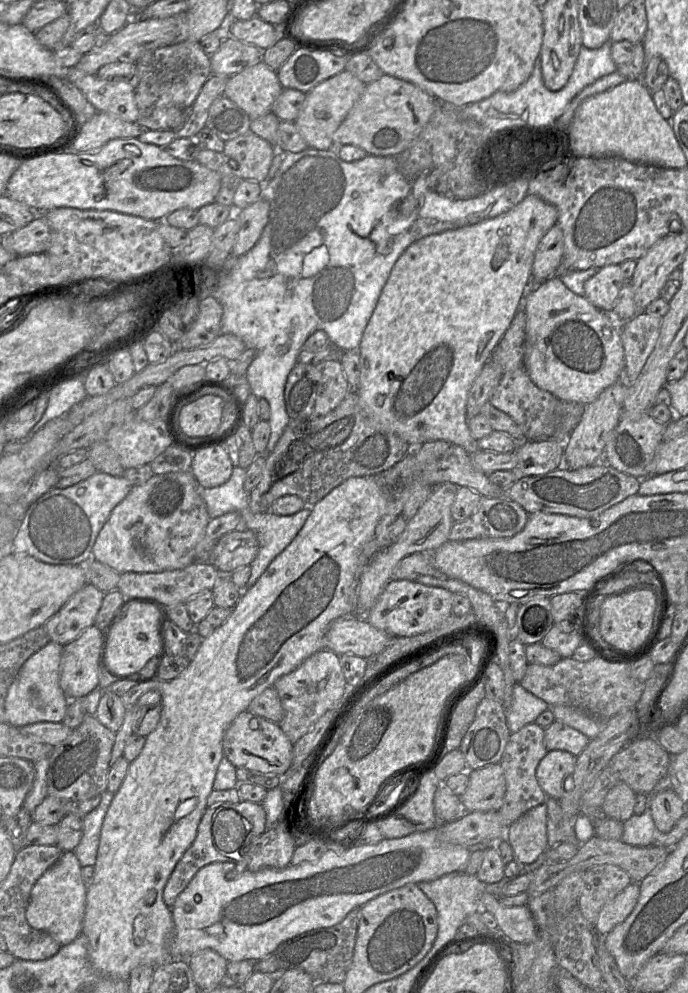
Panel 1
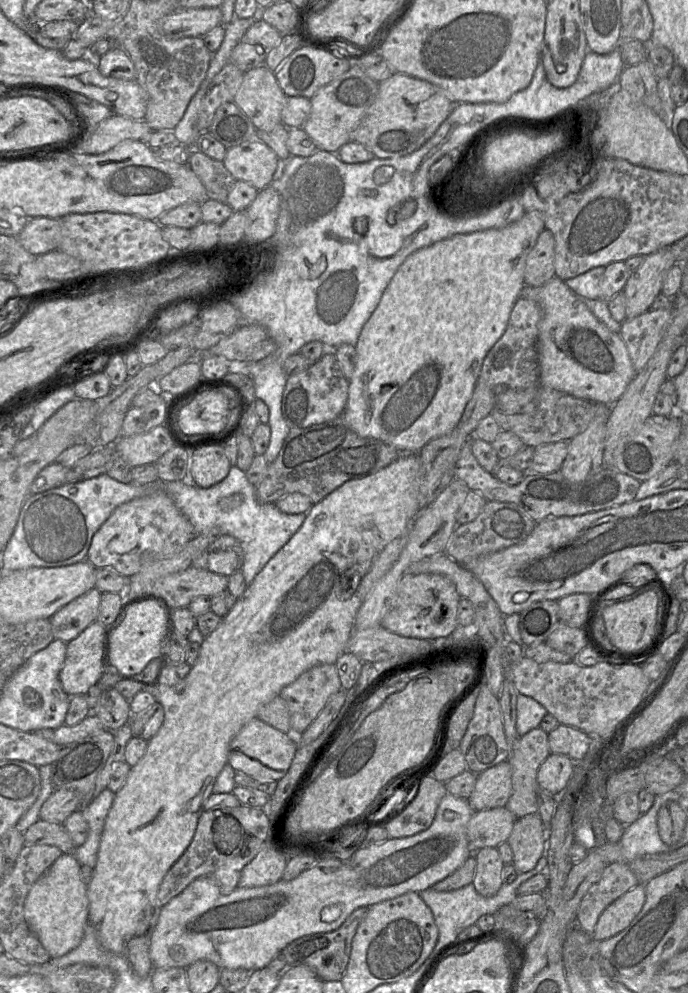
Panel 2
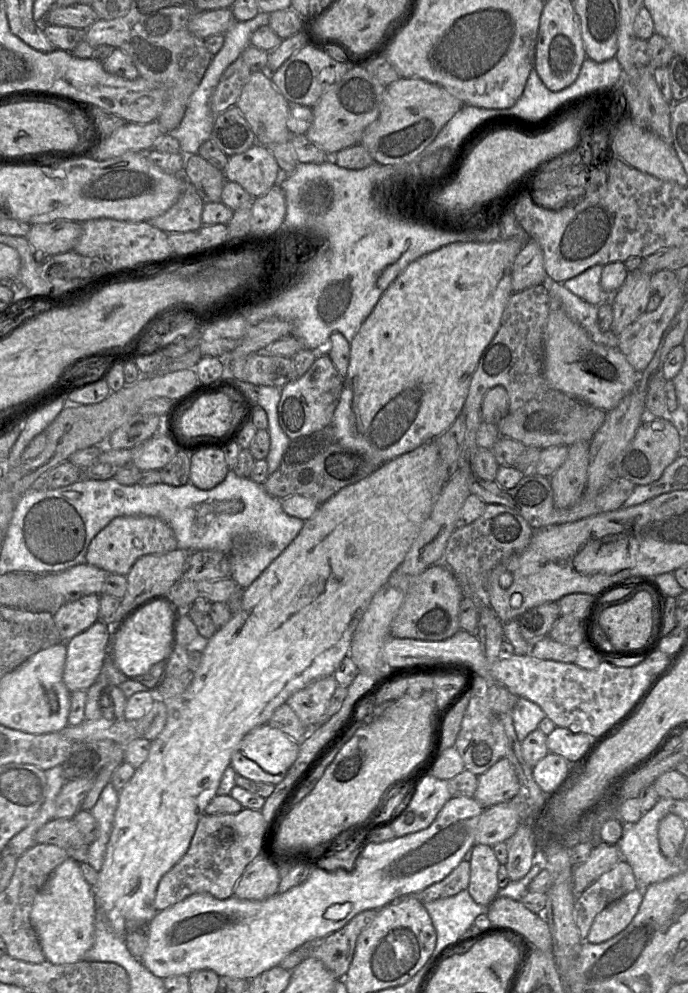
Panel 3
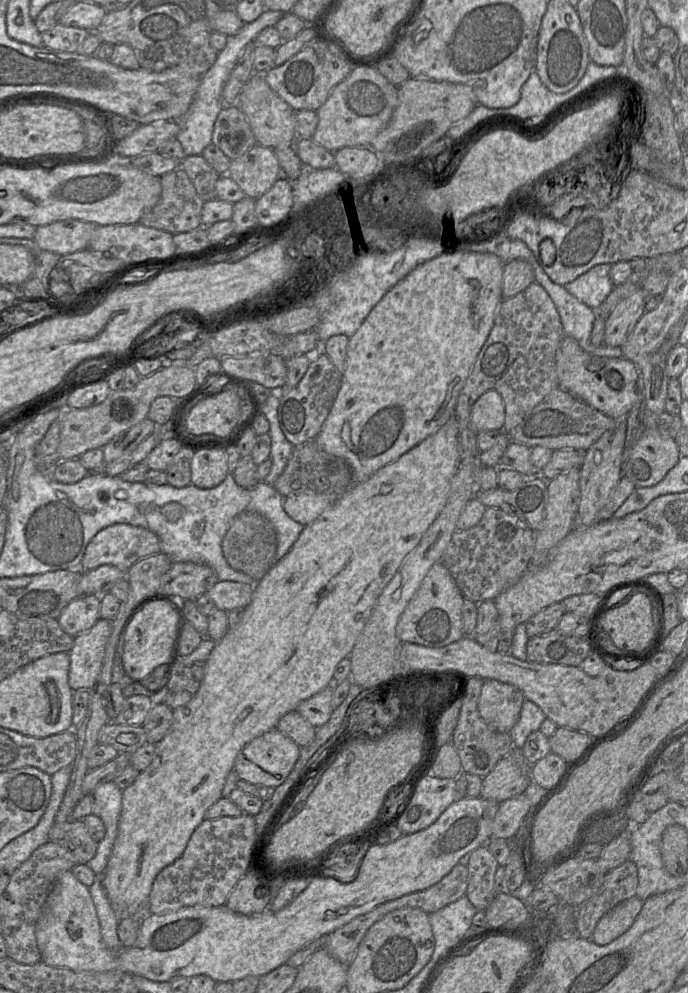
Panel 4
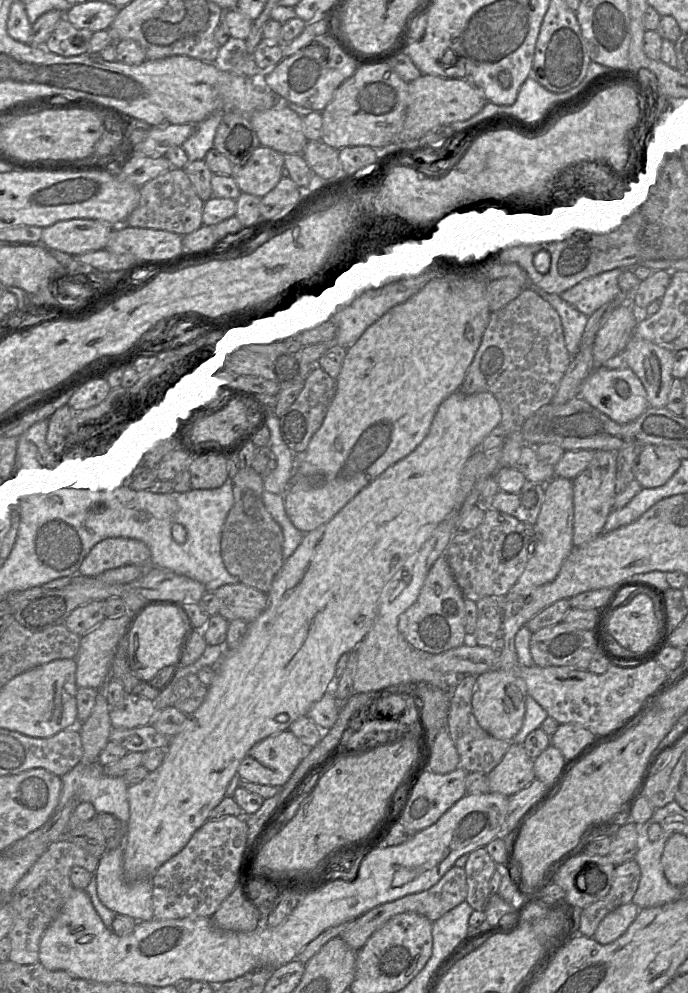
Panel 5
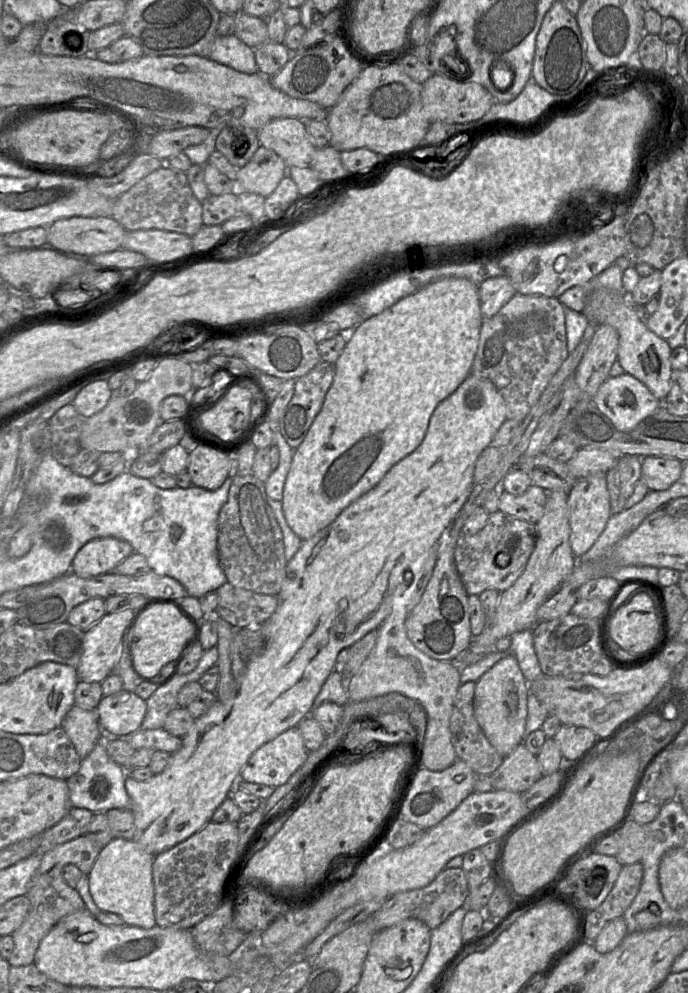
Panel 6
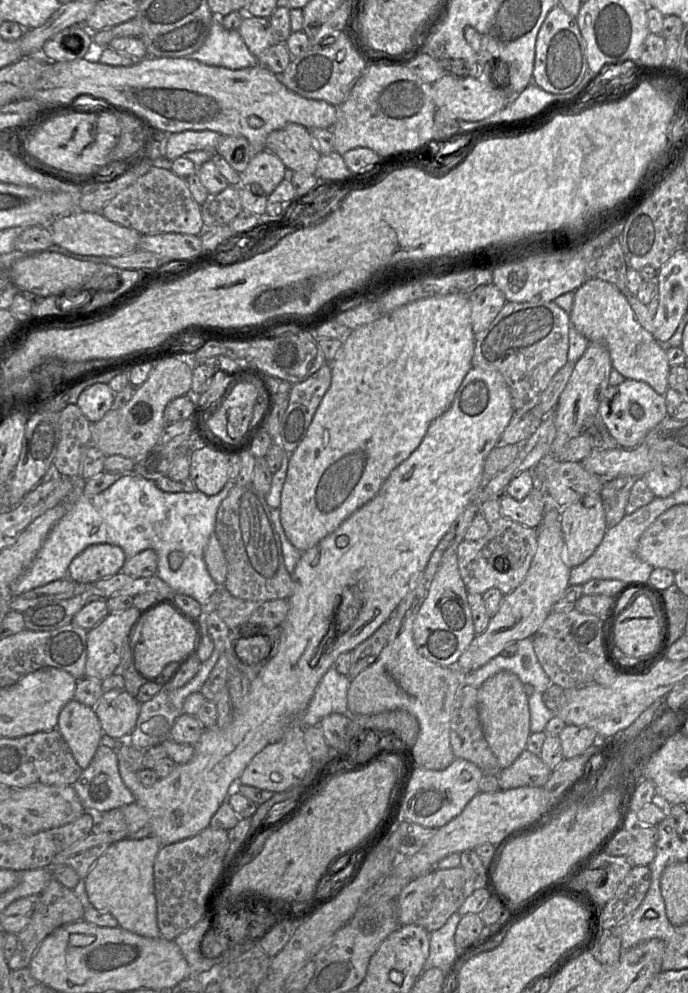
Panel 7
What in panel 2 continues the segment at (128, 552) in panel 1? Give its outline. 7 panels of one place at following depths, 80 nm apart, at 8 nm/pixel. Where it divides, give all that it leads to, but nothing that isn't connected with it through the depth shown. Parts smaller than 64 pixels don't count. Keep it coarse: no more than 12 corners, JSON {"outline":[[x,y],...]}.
{"outline":[[164,492],[115,508],[87,561],[128,579],[195,535]]}

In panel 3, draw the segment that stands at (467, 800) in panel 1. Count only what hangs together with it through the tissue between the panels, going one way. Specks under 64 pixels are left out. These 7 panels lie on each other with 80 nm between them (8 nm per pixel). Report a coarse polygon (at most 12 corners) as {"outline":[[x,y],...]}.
{"outline":[[504,757],[477,776],[473,798],[483,807],[510,801],[520,790]]}

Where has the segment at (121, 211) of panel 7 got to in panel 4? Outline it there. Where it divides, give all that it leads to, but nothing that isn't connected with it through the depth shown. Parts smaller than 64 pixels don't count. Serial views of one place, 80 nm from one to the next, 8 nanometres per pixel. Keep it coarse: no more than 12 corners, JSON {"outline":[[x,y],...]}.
{"outline":[[179,167],[138,223],[173,235],[200,228],[204,201]]}

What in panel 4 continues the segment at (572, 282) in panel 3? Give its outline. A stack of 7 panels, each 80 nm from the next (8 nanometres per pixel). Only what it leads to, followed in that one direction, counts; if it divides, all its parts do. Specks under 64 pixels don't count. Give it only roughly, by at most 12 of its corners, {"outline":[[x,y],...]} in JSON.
{"outline":[[598,264],[564,285],[592,310],[614,289],[612,264]]}

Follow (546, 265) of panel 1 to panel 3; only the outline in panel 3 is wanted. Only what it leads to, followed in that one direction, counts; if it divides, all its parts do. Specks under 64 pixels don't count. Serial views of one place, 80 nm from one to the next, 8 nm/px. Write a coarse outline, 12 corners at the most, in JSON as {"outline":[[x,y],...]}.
{"outline":[[523,245],[511,273],[513,293],[543,283],[543,251]]}

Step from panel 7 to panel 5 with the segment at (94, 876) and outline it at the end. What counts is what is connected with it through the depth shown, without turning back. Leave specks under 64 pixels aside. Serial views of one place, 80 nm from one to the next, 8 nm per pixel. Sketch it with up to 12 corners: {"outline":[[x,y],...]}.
{"outline":[[123,843],[98,861],[97,895],[115,914],[154,919],[152,879],[124,879]]}

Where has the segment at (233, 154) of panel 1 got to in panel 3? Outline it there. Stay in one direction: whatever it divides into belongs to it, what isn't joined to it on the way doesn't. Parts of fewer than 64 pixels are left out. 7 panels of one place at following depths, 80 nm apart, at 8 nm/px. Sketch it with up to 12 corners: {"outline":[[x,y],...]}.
{"outline":[[256,142],[223,172],[257,198],[275,185],[278,163]]}

